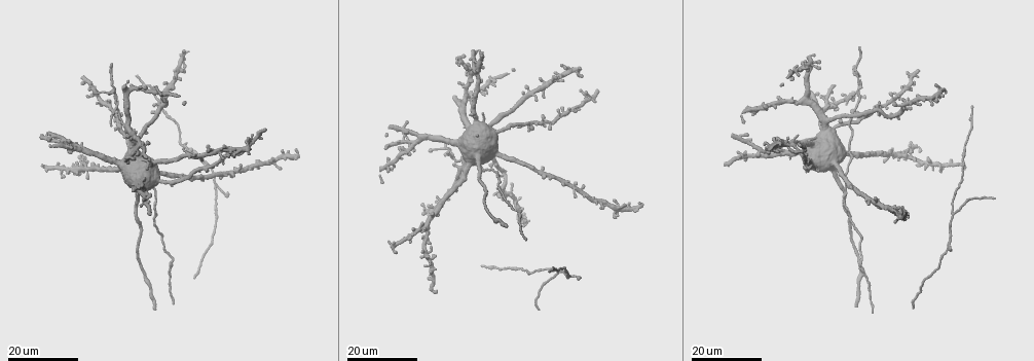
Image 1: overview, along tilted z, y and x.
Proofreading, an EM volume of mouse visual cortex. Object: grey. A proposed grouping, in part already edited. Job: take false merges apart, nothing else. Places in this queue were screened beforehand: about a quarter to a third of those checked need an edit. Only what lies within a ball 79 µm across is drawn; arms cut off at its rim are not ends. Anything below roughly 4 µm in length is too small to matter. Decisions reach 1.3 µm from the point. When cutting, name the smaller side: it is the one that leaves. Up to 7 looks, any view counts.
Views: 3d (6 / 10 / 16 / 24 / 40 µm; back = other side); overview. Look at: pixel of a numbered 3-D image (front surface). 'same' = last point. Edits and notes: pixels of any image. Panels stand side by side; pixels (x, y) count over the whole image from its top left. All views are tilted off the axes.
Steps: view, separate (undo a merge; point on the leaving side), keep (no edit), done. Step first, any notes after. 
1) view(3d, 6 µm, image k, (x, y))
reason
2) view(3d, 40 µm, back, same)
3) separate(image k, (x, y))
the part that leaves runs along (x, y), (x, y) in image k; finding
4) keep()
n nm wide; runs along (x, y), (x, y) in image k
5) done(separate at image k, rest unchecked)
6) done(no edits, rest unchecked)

view(3d, 24 µm, image 1, (471, 71))
branch point

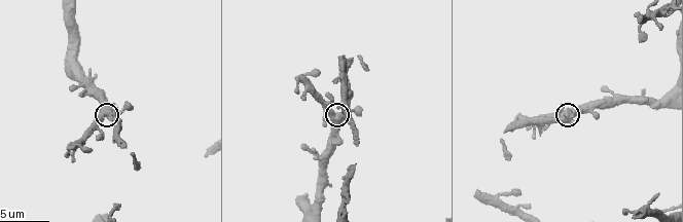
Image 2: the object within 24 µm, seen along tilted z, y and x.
view(3d, 6 µm, image 2, (105, 115))

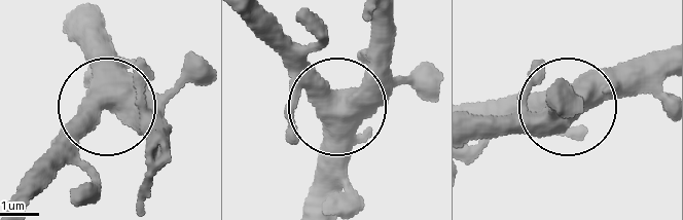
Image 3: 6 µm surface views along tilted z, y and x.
keep()
side arm 8 µm; runs along (308, 197), (332, 105), (257, 40) in image 3; continuous, no second neuron

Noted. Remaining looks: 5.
view(3d, 24 µm, image 1, (117, 107))
thin neck

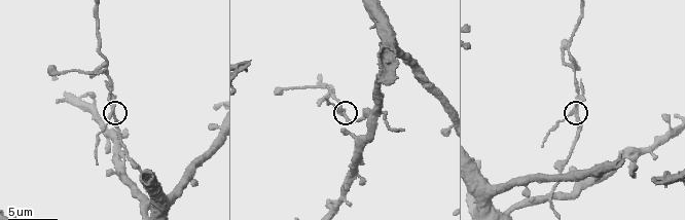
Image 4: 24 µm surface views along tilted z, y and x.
view(3d, 10 µm, image 4, (345, 113))

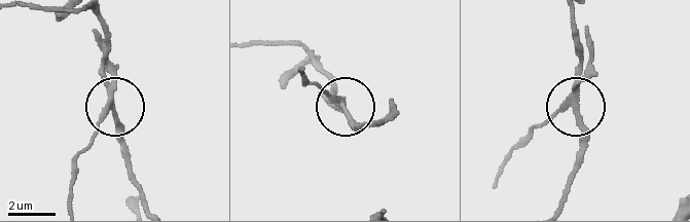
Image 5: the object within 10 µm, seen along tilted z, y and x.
separate(image 5, (115, 65))
the part that leaves runs along (574, 95), (561, 113), (518, 148), (495, 184) in image 5; a second neuron is stuck on

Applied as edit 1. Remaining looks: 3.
view(3d, 16 µm, image 4, (569, 66))
four arms meet

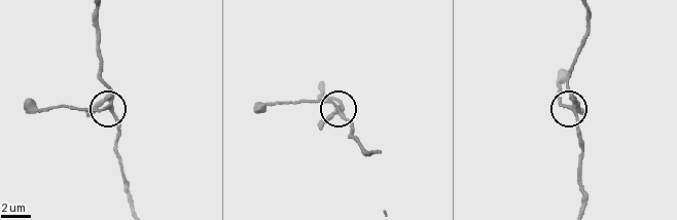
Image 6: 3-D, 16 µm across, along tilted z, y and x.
view(3d, 6 µm, image 6, (566, 107))

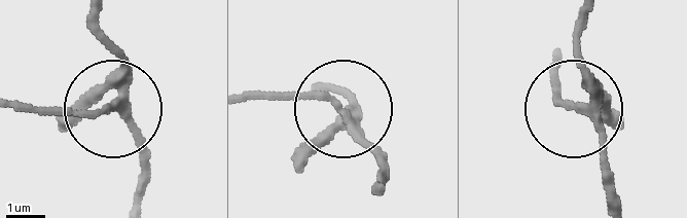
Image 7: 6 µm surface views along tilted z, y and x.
keep()
side arm 6 µm; runs along (137, 206), (147, 144), (125, 112), (23, 106) in image 7; continuous, no second neuron

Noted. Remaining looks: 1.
done(separate at image 5, rest unchecked)

